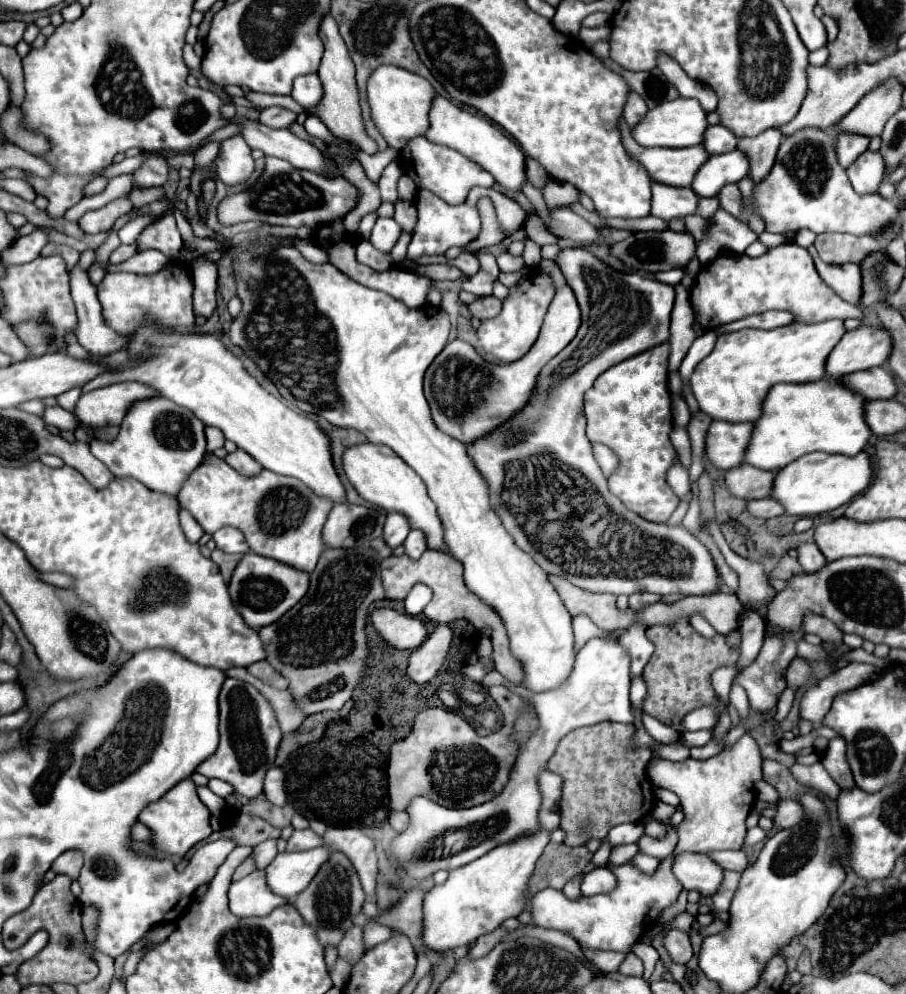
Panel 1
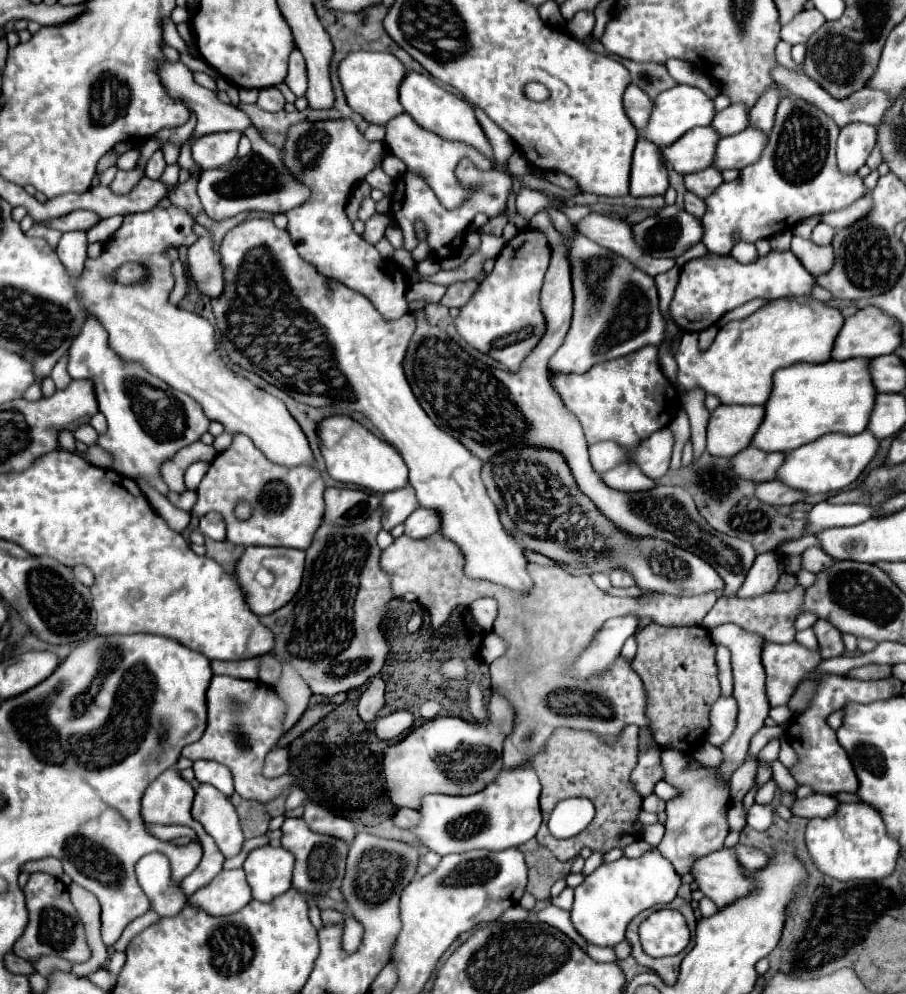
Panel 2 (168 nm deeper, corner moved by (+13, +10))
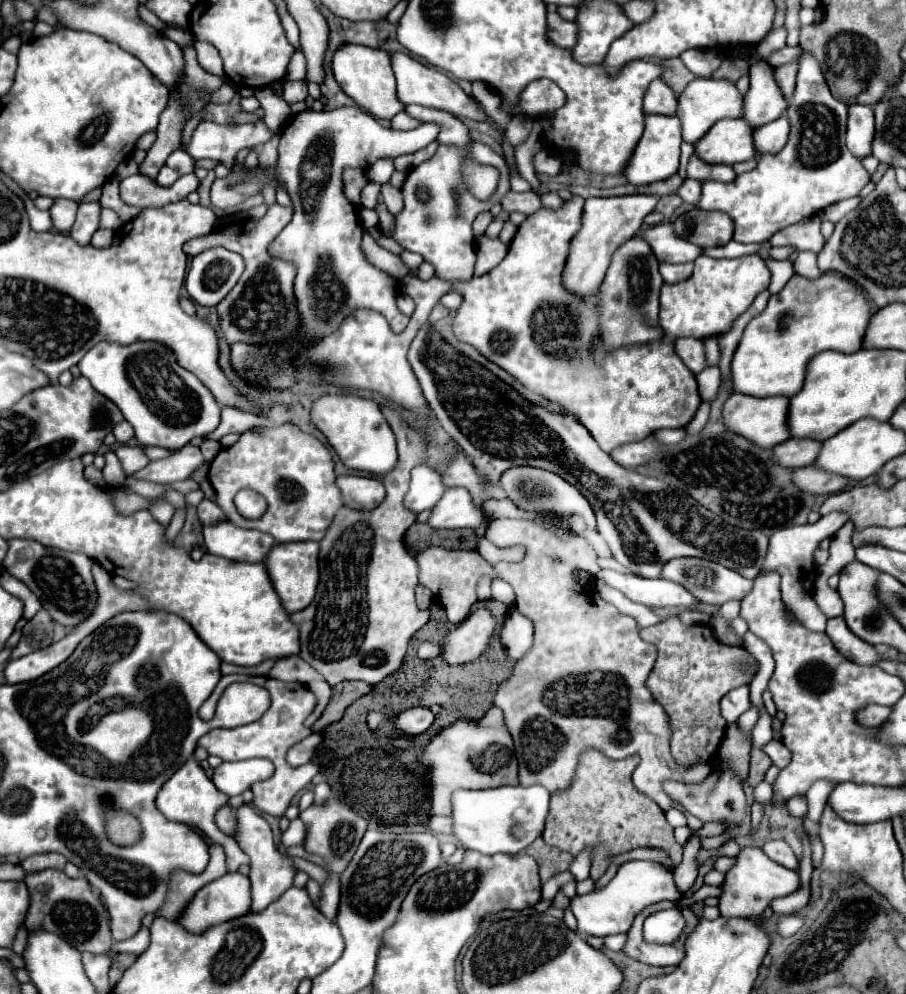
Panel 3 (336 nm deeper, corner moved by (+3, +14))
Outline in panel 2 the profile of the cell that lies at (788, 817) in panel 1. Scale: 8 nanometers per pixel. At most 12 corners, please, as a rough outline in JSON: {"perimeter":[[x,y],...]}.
{"perimeter":[[812,793],[794,799],[792,815],[812,819],[836,811],[838,799]]}

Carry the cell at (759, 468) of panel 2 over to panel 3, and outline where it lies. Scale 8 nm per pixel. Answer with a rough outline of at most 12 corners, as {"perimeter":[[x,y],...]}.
{"perimeter":[[794,437],[776,445],[774,461],[798,469],[812,465],[820,441]]}

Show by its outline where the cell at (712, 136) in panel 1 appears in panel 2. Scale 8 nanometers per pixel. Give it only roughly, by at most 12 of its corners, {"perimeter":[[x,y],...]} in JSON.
{"perimeter":[[744,105],[716,113],[710,127],[720,137],[748,127]]}

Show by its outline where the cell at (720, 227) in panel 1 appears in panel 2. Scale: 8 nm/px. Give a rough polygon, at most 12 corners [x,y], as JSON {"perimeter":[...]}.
{"perimeter":[[692,193],[684,195],[684,209],[696,219],[706,213],[706,203]]}

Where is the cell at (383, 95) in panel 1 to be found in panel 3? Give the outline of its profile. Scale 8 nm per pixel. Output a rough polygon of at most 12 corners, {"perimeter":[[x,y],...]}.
{"perimeter":[[342,45],[332,73],[376,119],[404,111],[388,53]]}

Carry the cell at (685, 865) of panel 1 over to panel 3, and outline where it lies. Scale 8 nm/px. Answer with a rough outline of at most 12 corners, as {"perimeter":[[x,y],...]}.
{"perimeter":[[744,847],[726,873],[720,915],[764,921],[774,897],[802,887],[798,871]]}

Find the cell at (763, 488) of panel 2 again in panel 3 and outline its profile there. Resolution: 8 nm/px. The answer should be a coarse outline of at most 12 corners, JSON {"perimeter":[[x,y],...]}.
{"perimeter":[[816,465],[794,469],[794,483],[814,495],[840,493],[852,485]]}

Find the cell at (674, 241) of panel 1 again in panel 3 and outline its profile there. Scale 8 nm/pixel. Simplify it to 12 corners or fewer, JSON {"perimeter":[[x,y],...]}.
{"perimeter":[[698,207],[672,225],[704,249],[726,245],[734,223],[726,213]]}

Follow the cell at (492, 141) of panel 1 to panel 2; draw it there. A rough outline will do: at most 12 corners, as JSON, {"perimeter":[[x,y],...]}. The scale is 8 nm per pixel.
{"perimeter":[[408,71],[404,111],[494,161],[474,105]]}

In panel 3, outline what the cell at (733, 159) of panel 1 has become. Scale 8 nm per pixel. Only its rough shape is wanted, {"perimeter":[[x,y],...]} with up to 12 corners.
{"perimeter":[[788,117],[754,131],[756,151],[778,153],[790,133]]}

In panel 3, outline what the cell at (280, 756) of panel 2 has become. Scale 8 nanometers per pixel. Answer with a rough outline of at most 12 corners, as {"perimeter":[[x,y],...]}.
{"perimeter":[[312,733],[288,751],[292,767],[308,763],[324,741],[324,733]]}

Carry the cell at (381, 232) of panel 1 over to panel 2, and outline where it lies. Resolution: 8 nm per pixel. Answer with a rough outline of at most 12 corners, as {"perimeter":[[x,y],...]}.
{"perimeter":[[370,197],[362,201],[358,219],[368,221],[376,213],[376,203]]}

